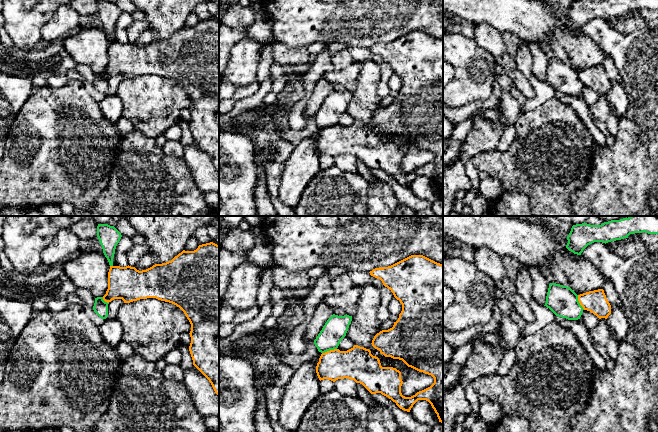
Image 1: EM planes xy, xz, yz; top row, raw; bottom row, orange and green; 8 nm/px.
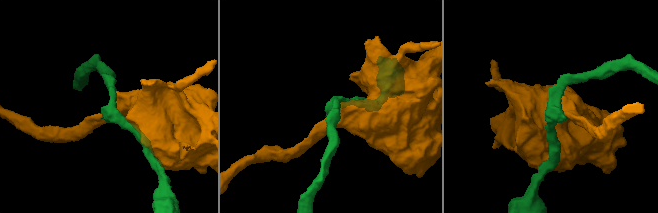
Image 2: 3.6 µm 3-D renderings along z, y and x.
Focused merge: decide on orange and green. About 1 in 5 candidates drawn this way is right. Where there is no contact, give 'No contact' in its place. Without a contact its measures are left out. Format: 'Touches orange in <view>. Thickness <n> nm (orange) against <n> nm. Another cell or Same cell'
Touches orange in xz. Thickness 260 nm (orange) against 190 nm. Another cell

